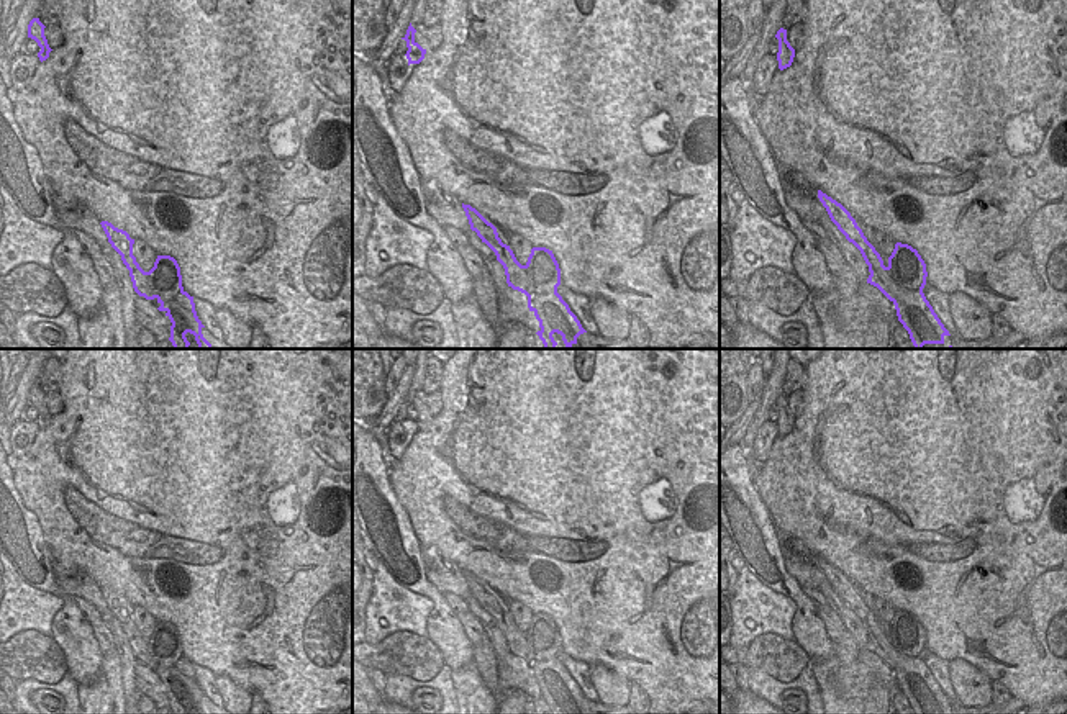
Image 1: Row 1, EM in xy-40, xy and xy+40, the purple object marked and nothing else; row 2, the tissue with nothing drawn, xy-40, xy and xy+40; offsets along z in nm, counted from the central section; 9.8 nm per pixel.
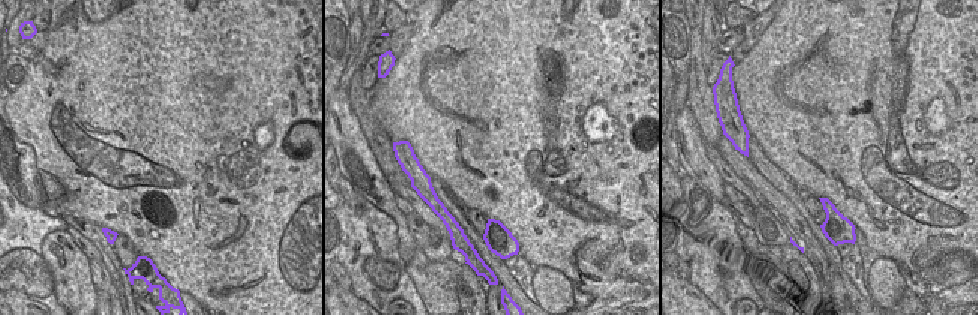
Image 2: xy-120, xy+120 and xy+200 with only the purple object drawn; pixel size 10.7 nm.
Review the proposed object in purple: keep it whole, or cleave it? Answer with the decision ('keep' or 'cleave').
cleave

